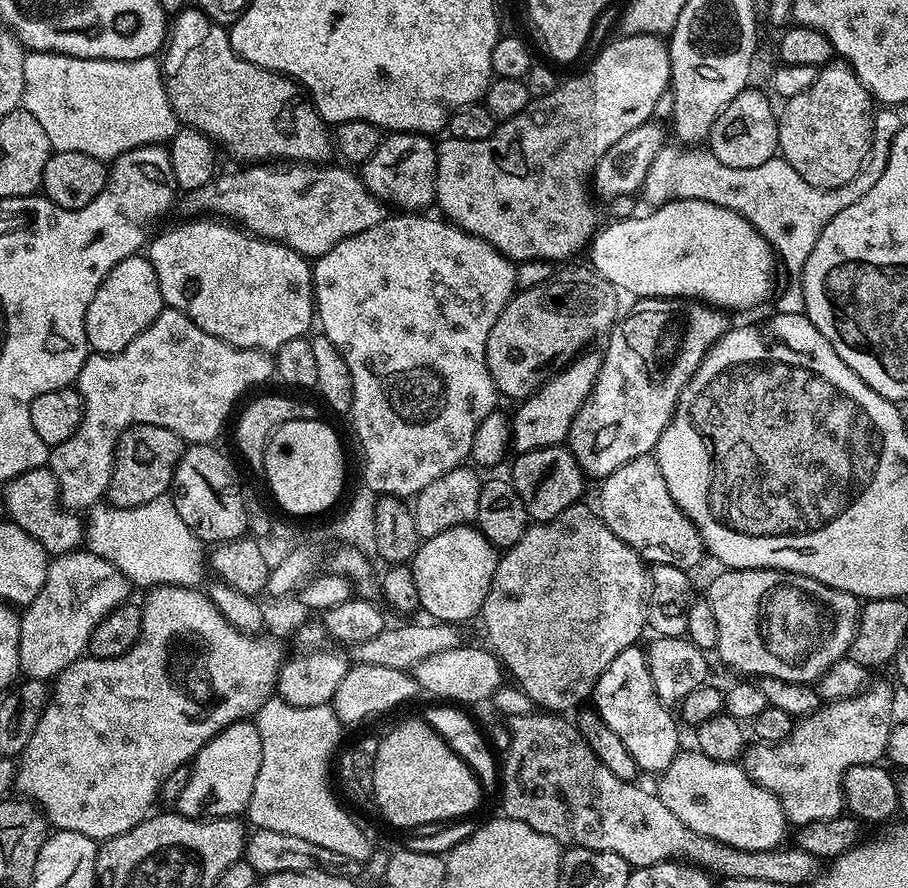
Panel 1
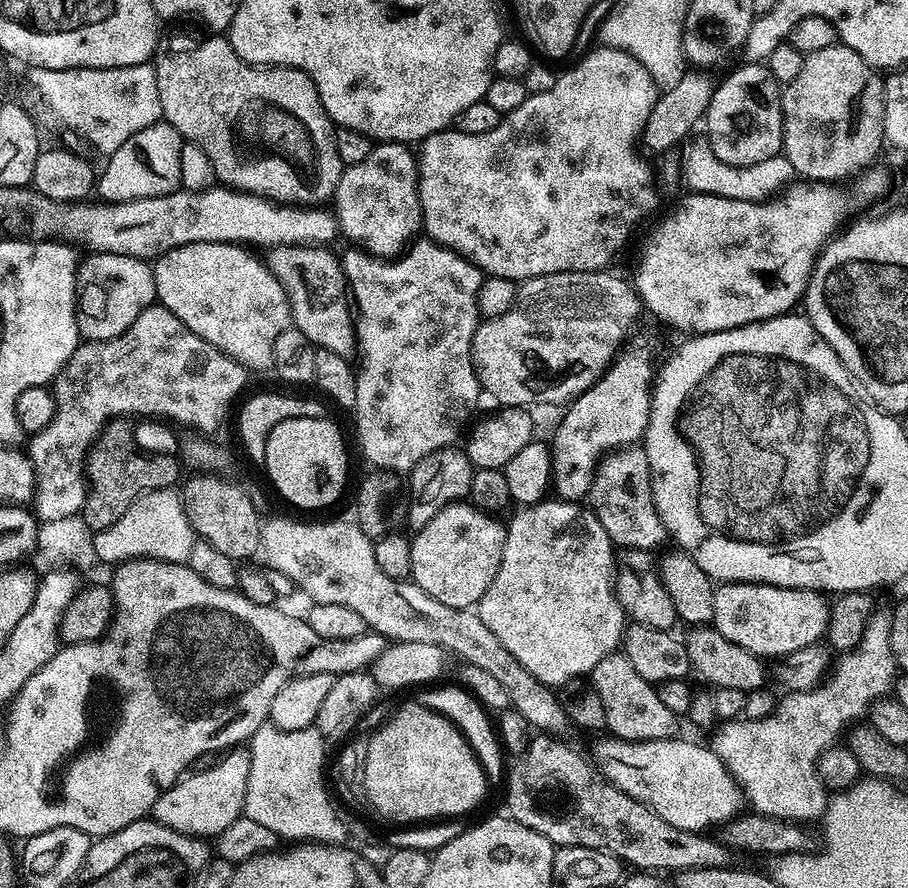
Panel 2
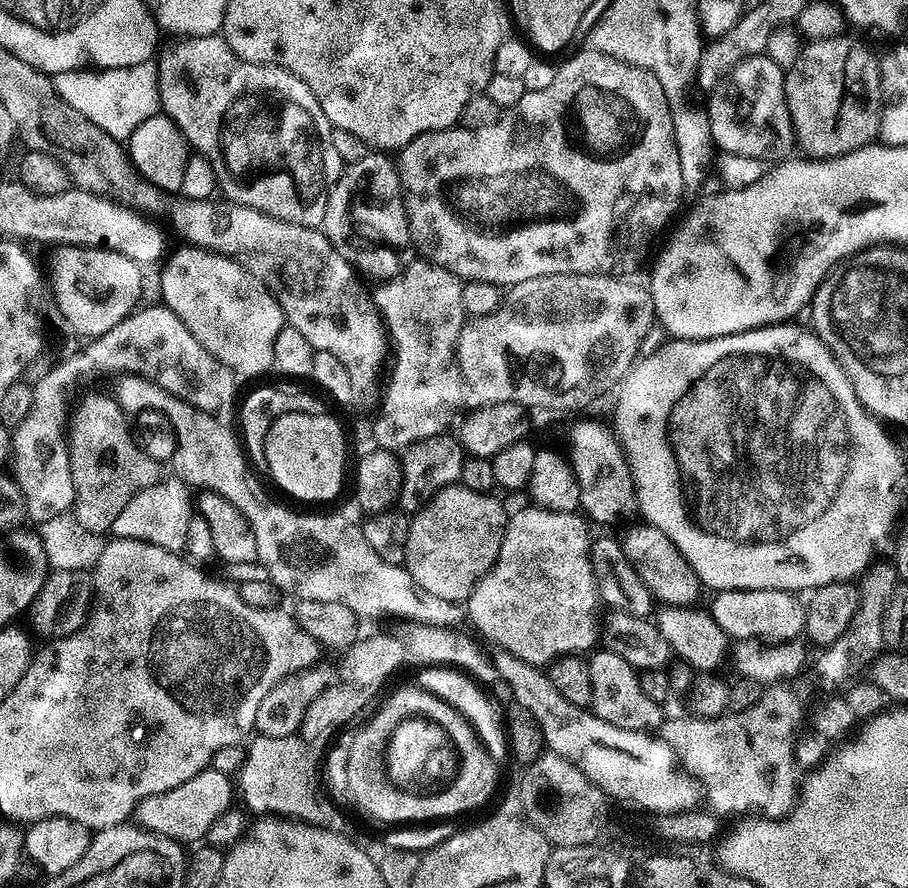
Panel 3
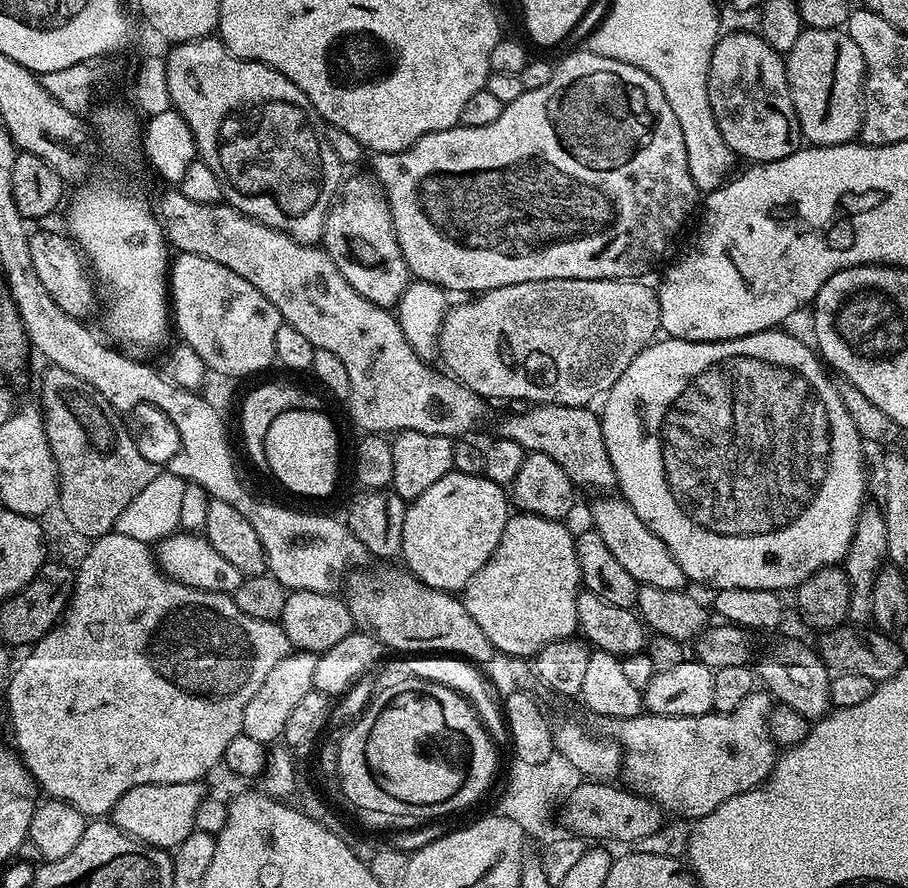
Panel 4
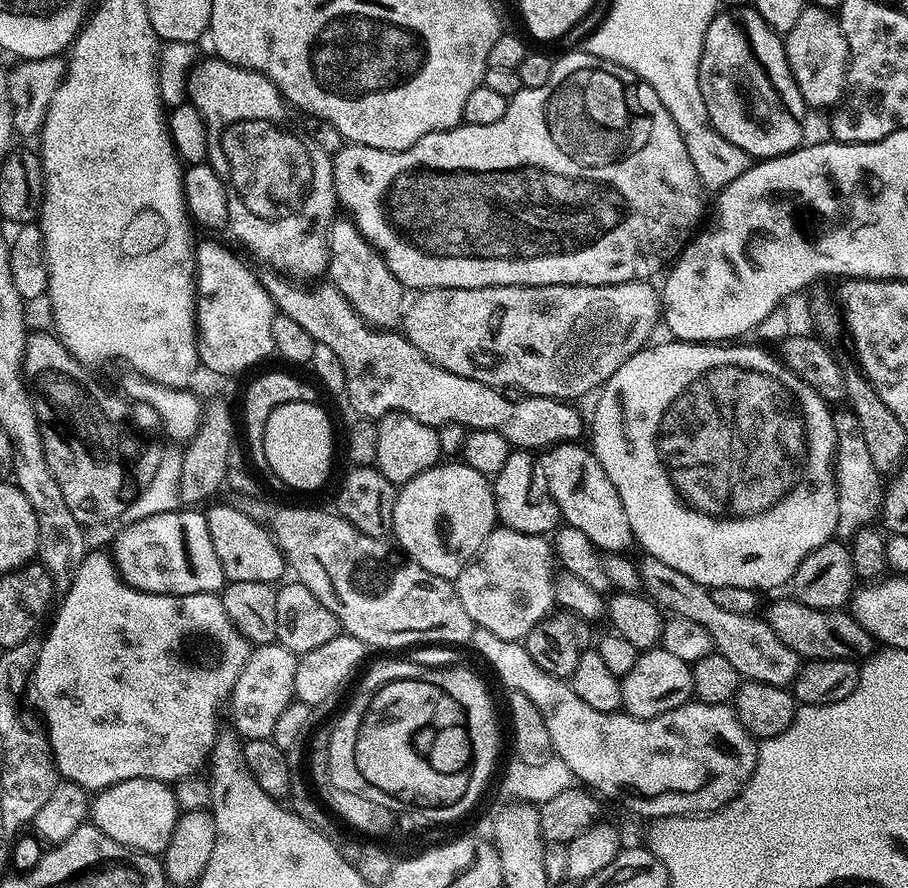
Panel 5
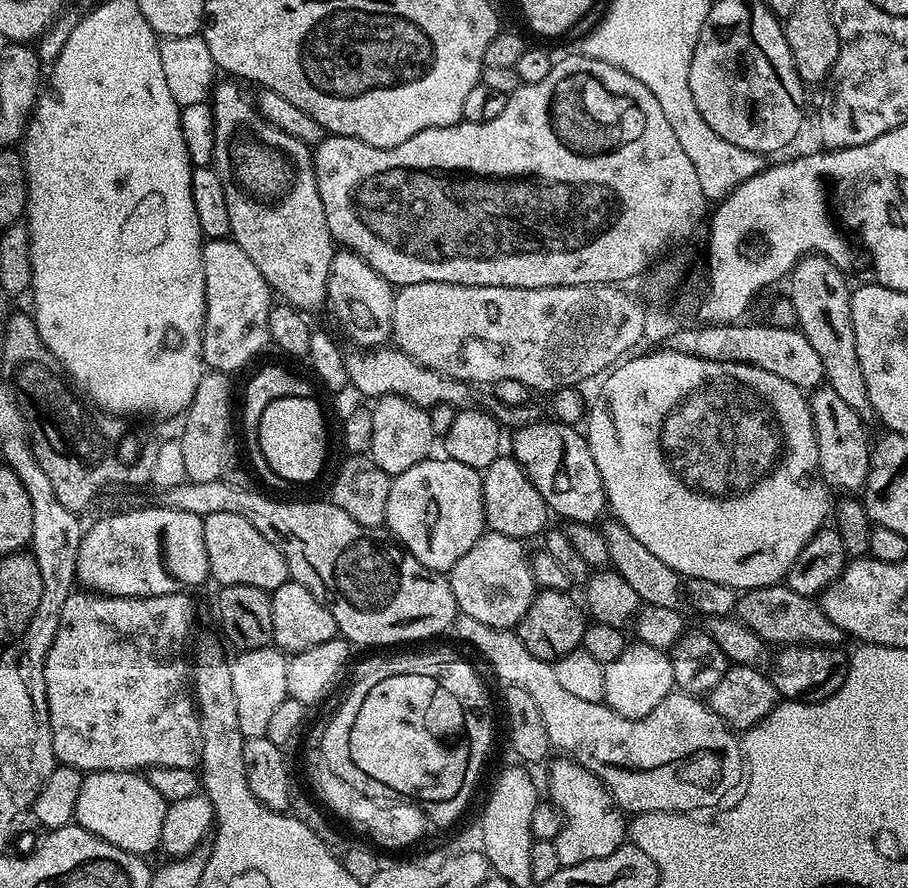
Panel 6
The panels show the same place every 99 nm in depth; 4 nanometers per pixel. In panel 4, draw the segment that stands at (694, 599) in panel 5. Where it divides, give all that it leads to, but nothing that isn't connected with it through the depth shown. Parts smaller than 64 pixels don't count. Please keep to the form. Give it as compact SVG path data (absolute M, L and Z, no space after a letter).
M788 640L769 660L755 665L754 671L769 696L779 703L790 706L790 710L798 710L798 714L805 716L809 722L815 722L821 716L828 715L830 669L821 660L820 653L815 647L807 648L796 640Z

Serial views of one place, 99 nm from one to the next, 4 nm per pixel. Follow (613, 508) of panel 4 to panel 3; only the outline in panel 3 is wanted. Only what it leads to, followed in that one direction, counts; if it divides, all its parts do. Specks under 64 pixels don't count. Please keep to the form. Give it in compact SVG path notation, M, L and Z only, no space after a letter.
M643 523L642 528L629 527L628 534L622 538L624 553L630 558L632 565L646 582L646 590L650 590L653 601L665 608L691 608L702 593L702 585L698 574L694 574L694 566L682 558L682 550L650 523Z

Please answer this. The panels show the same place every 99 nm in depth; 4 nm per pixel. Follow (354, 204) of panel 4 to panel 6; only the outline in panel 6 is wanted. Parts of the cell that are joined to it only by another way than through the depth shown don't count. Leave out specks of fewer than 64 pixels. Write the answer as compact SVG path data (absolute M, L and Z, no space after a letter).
M333 251L327 278L327 303L332 308L345 336L362 350L385 345L391 337L394 286L358 254Z

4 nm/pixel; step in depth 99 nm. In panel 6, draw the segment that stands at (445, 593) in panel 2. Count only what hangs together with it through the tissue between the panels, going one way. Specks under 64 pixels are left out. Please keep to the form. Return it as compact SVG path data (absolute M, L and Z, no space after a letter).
M439 459L423 460L392 477L384 524L422 566L447 574L458 558L484 535L486 525L481 473L470 466L462 466L457 460Z

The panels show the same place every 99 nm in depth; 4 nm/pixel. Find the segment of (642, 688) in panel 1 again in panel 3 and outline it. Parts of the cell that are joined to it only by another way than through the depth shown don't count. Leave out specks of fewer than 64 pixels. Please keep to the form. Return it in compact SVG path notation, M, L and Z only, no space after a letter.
M596 650L587 657L590 687L594 693L590 711L598 718L611 722L613 726L622 726L622 730L638 730L652 732L659 729L666 719L665 709L658 702L653 702L642 691L640 672L622 658L622 654L614 654L607 650Z

